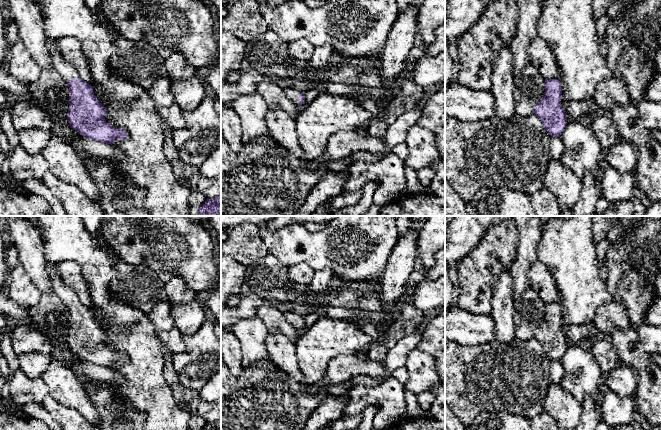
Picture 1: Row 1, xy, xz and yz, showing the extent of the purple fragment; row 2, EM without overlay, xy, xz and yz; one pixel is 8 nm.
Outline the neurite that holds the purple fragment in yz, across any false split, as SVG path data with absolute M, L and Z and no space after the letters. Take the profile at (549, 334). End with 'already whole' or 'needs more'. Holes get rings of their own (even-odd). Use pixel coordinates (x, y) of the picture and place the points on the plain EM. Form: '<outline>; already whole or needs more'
M547 303L544 319L533 334L533 338L541 344L551 361L560 361L566 349L567 341L561 330L561 321L559 303Z; already whole

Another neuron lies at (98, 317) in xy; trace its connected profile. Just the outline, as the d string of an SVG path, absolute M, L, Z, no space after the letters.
M91 307L91 311L93 313L95 321L102 327L104 330L106 329L106 322L103 319L103 315L96 309Z

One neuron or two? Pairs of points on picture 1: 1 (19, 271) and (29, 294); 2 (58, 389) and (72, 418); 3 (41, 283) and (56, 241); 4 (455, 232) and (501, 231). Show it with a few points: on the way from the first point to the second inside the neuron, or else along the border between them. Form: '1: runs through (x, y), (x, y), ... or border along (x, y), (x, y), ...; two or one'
1: runs through (19, 277), (19, 284), (23, 288); one
2: border along (49, 394), (60, 403), (74, 408), (85, 419); two
3: border along (42, 238), (43, 253), (46, 261); two
4: border along (490, 226), (472, 250); two

